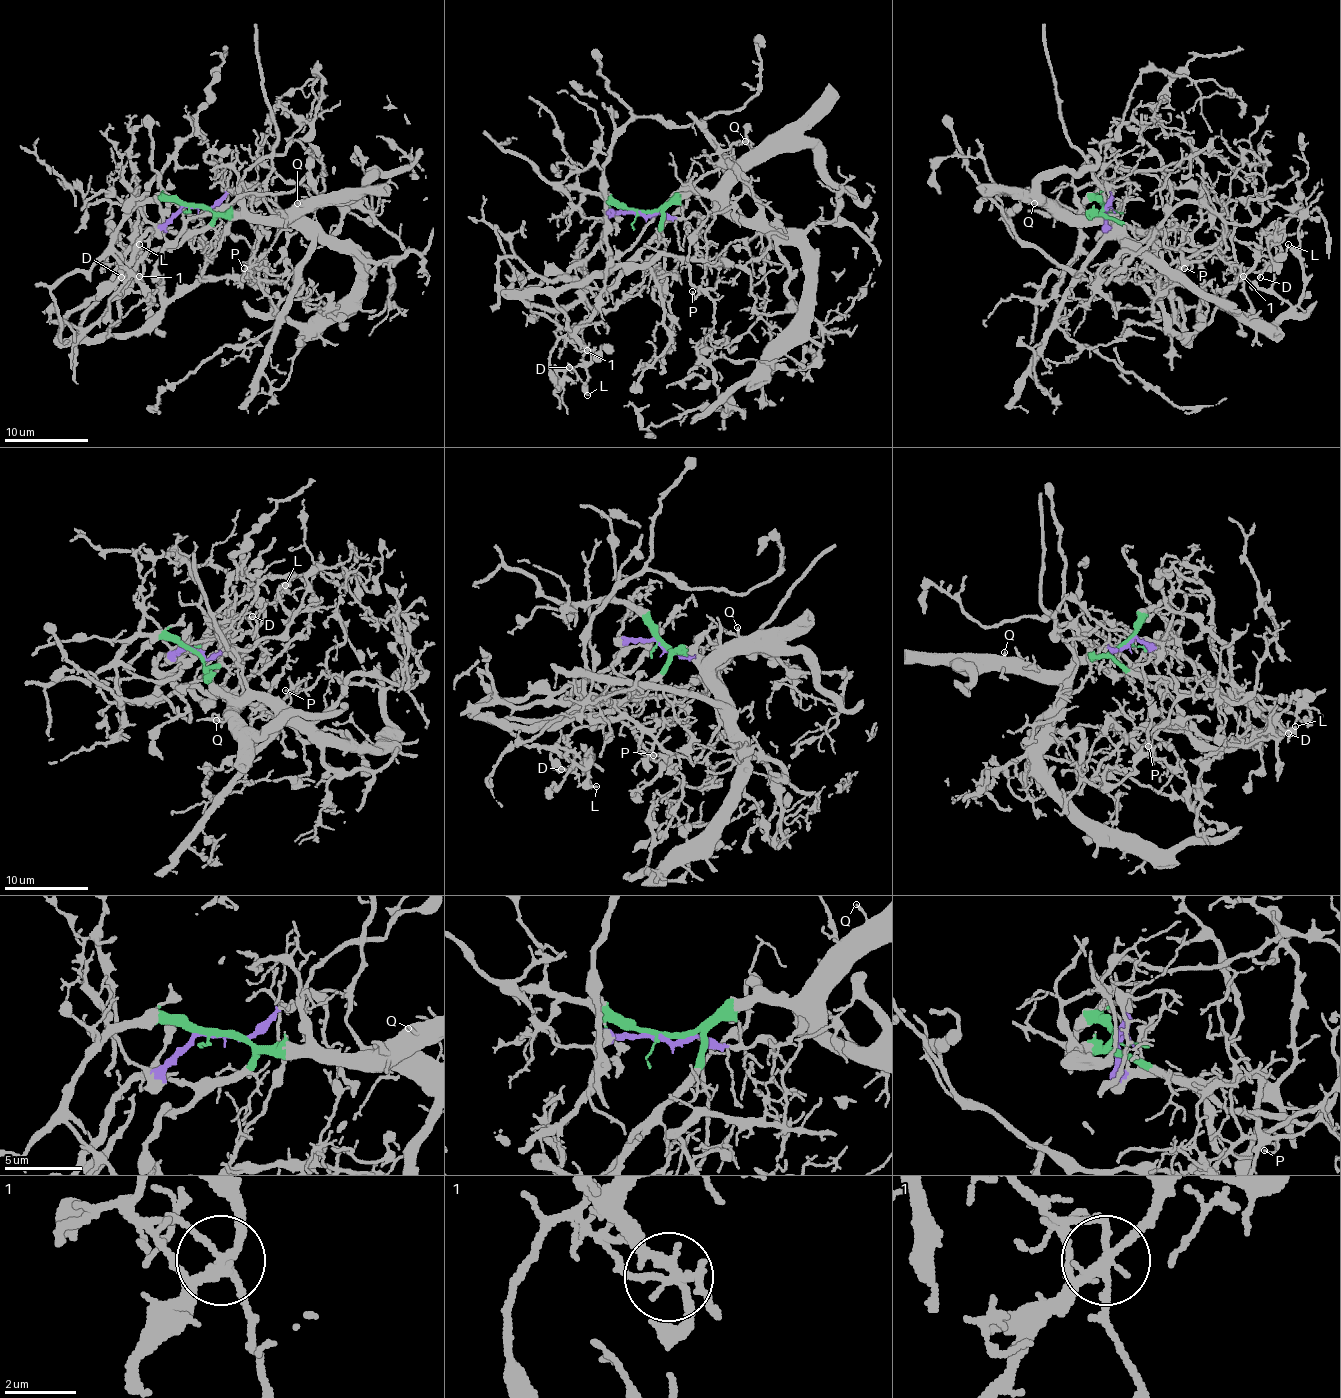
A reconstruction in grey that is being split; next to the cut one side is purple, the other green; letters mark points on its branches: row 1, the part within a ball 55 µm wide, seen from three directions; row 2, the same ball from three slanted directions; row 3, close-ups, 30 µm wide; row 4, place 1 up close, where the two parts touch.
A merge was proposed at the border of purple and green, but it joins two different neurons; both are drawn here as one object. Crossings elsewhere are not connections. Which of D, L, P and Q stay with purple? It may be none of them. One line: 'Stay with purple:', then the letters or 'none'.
Stay with purple: D, L, P

